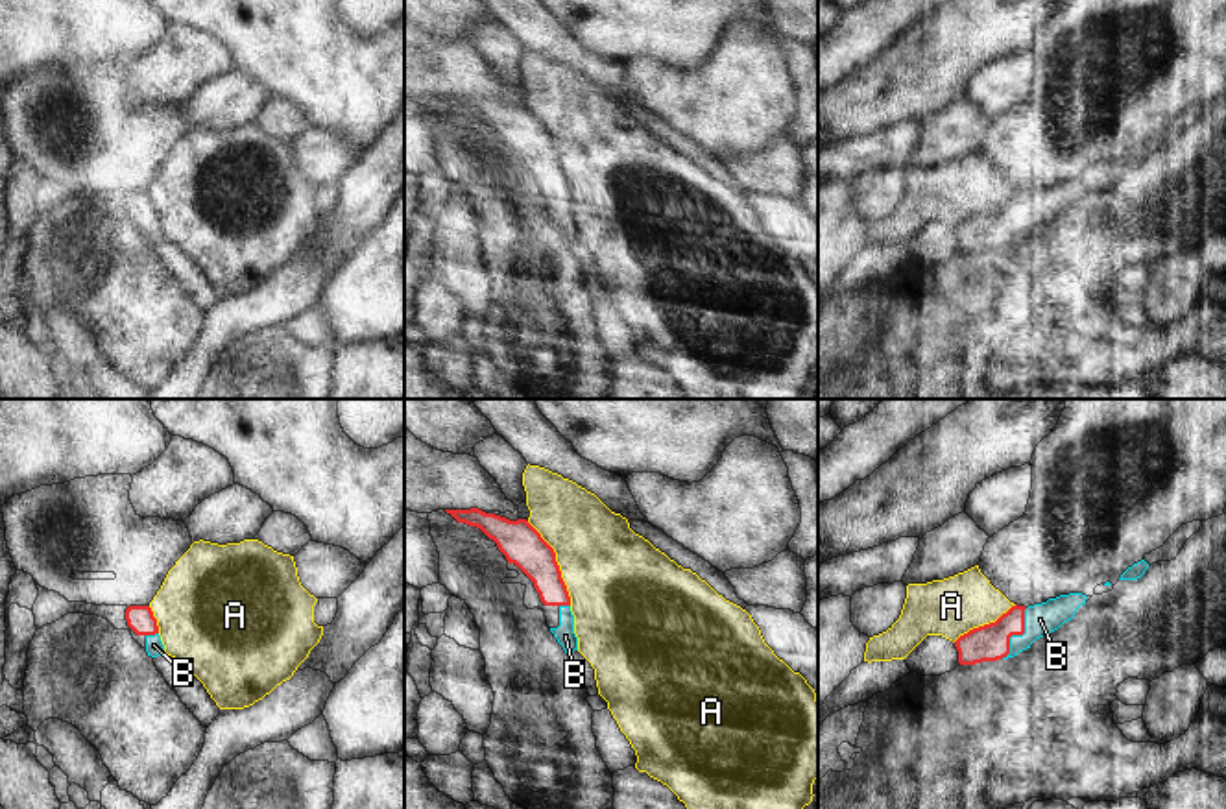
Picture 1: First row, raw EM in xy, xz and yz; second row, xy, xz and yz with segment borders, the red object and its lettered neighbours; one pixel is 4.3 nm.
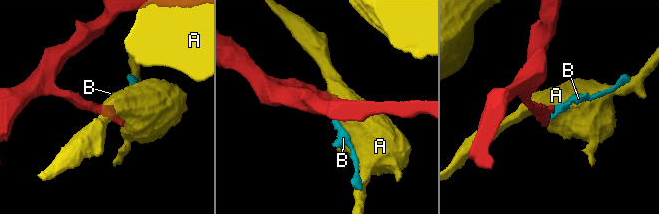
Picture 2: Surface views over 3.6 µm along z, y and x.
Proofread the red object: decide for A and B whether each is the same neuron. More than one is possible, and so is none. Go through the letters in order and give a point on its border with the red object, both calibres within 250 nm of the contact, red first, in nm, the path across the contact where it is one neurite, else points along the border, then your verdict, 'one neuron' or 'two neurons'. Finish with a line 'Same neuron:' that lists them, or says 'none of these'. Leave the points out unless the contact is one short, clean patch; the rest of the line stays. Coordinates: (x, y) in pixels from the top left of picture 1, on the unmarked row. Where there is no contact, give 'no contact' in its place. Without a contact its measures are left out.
A: xz (556, 150) | 180/420 nm | two neurons
B: yz (1018, 220) | 160/140 nm | across yz (992, 228), (1018, 220), (1040, 205) | one neuron
Same neuron: B

